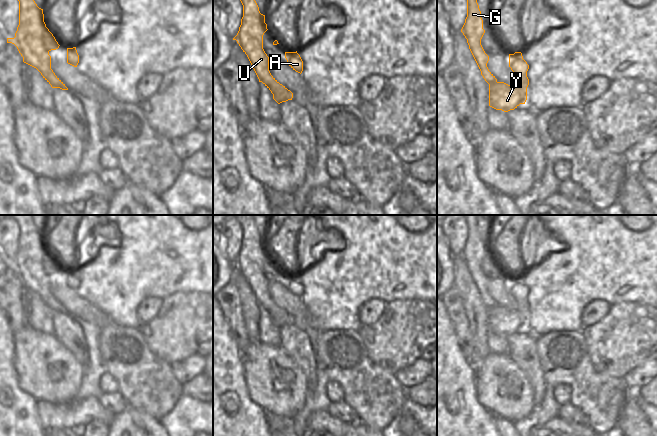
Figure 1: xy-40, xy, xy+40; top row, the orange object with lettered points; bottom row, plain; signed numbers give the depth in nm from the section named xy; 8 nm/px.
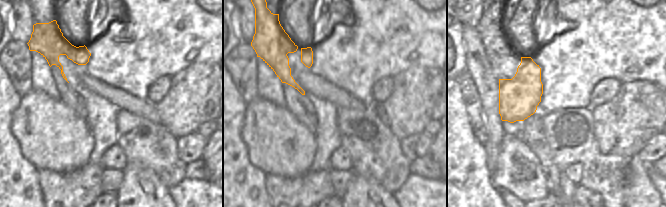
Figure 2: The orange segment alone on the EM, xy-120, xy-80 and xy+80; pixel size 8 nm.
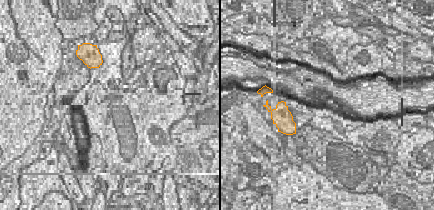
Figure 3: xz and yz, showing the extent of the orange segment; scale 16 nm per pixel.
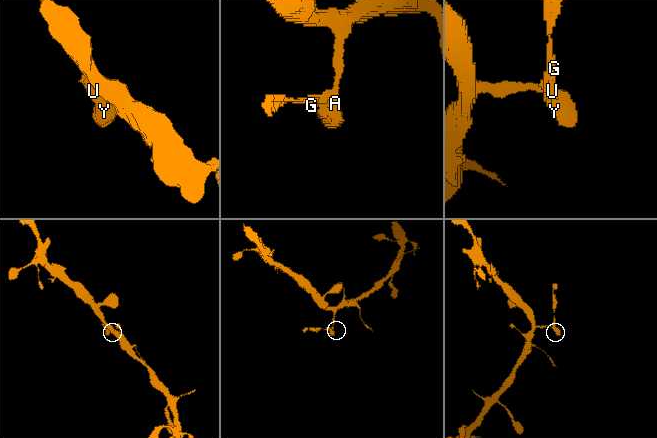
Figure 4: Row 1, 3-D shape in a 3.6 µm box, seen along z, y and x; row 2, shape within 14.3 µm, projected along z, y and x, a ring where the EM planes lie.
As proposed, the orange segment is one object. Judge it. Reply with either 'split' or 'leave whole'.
split

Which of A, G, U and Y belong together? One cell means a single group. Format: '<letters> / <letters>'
A Y / G U

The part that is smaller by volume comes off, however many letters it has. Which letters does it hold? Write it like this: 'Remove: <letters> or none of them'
Remove: G, U

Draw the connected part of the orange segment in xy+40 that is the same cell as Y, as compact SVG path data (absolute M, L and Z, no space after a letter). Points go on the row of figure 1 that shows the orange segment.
M521 52L509 54L509 67L519 79L518 86L510 86L504 82L489 84L489 106L504 112L514 110L520 104L525 104L529 85L527 77L529 65L523 59Z

